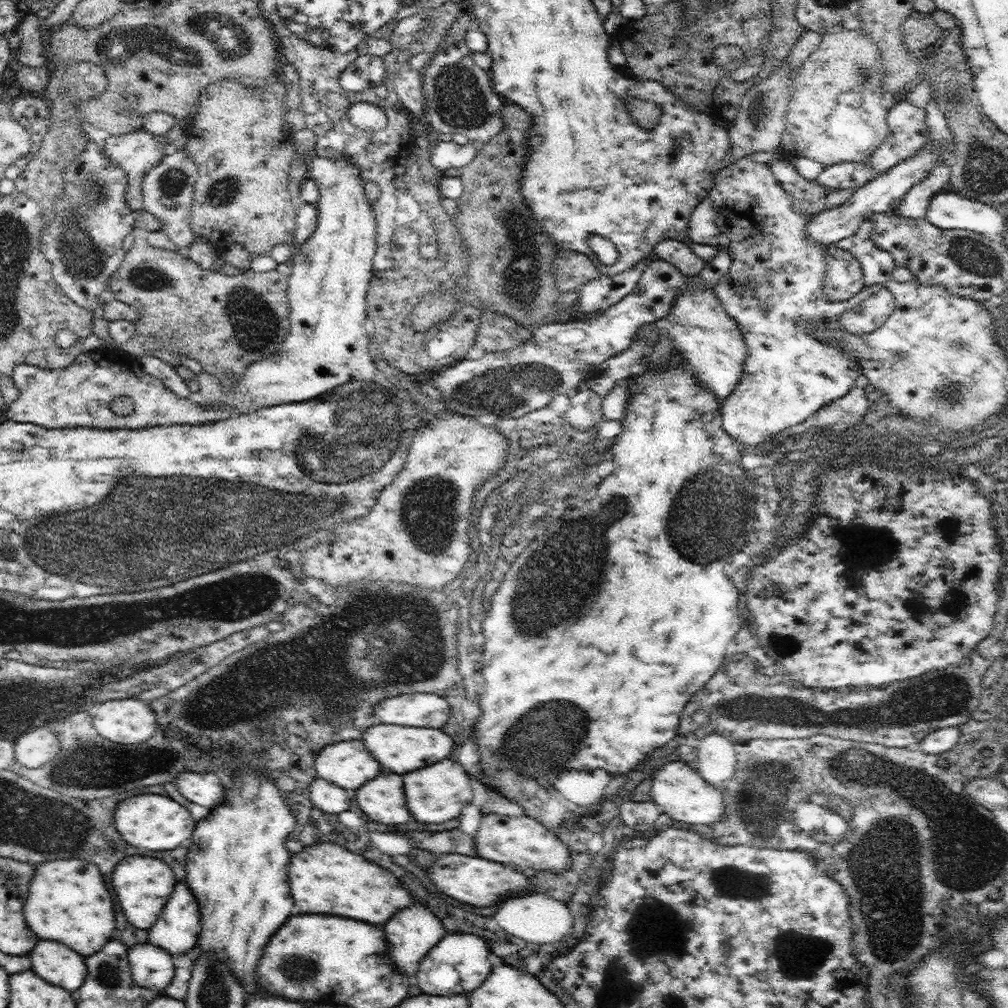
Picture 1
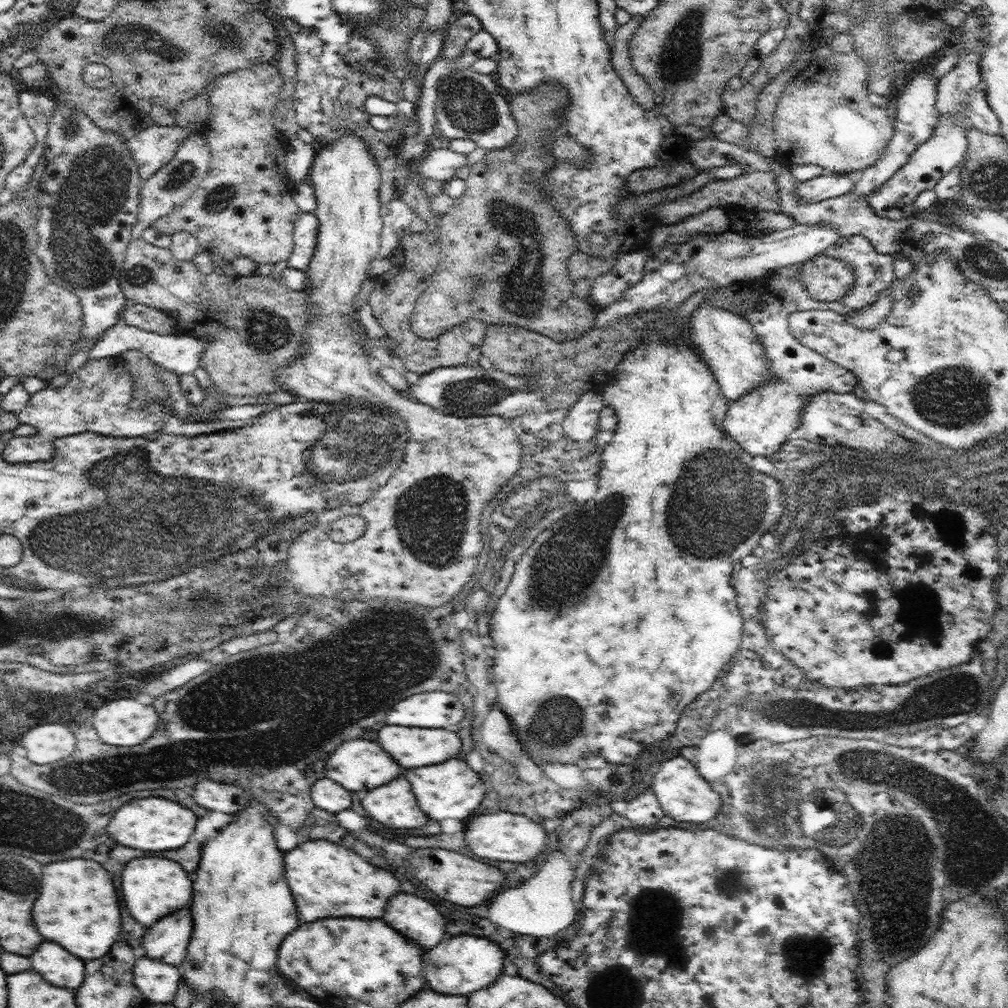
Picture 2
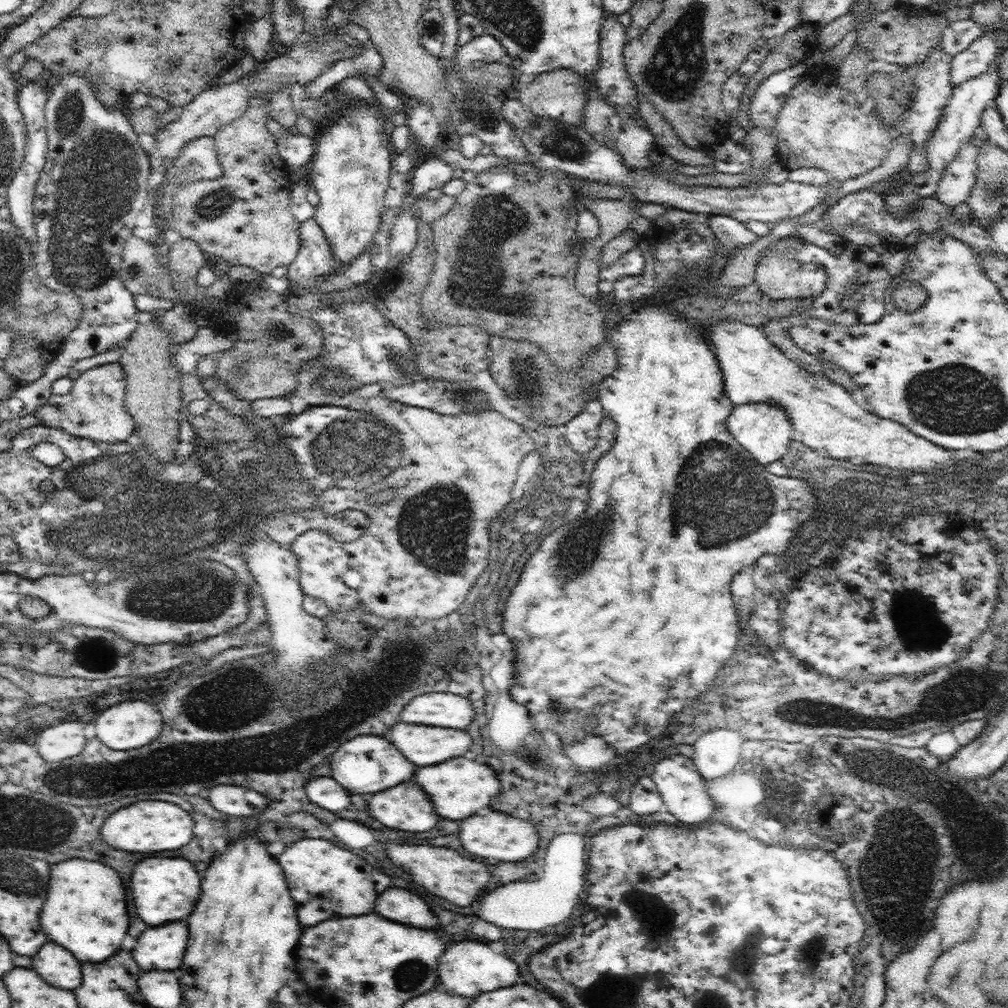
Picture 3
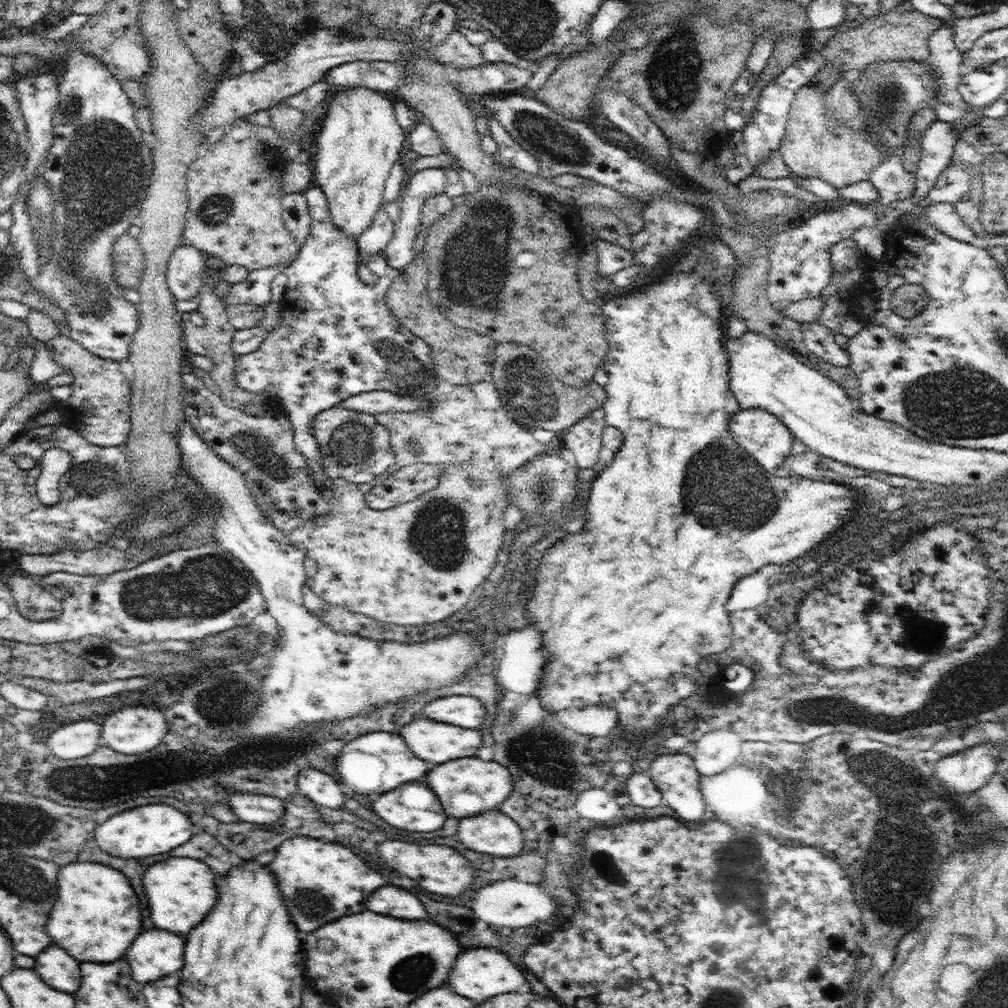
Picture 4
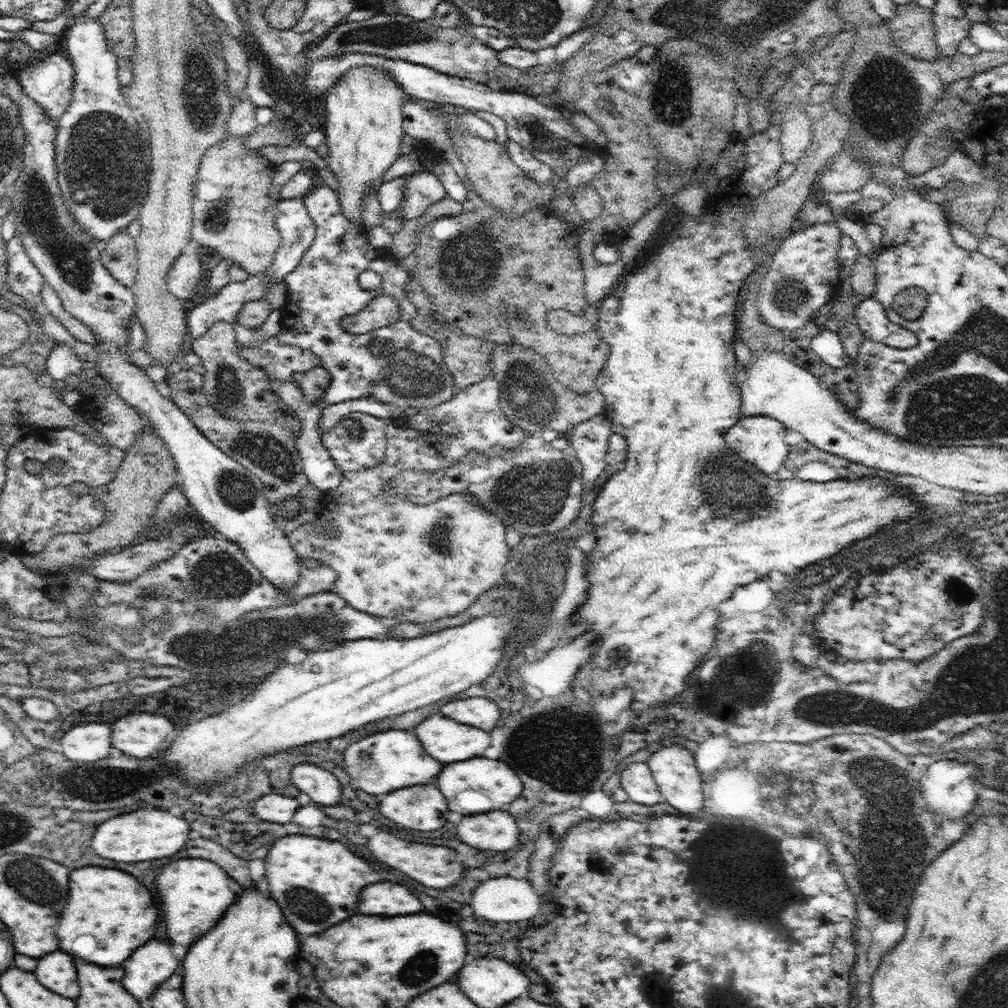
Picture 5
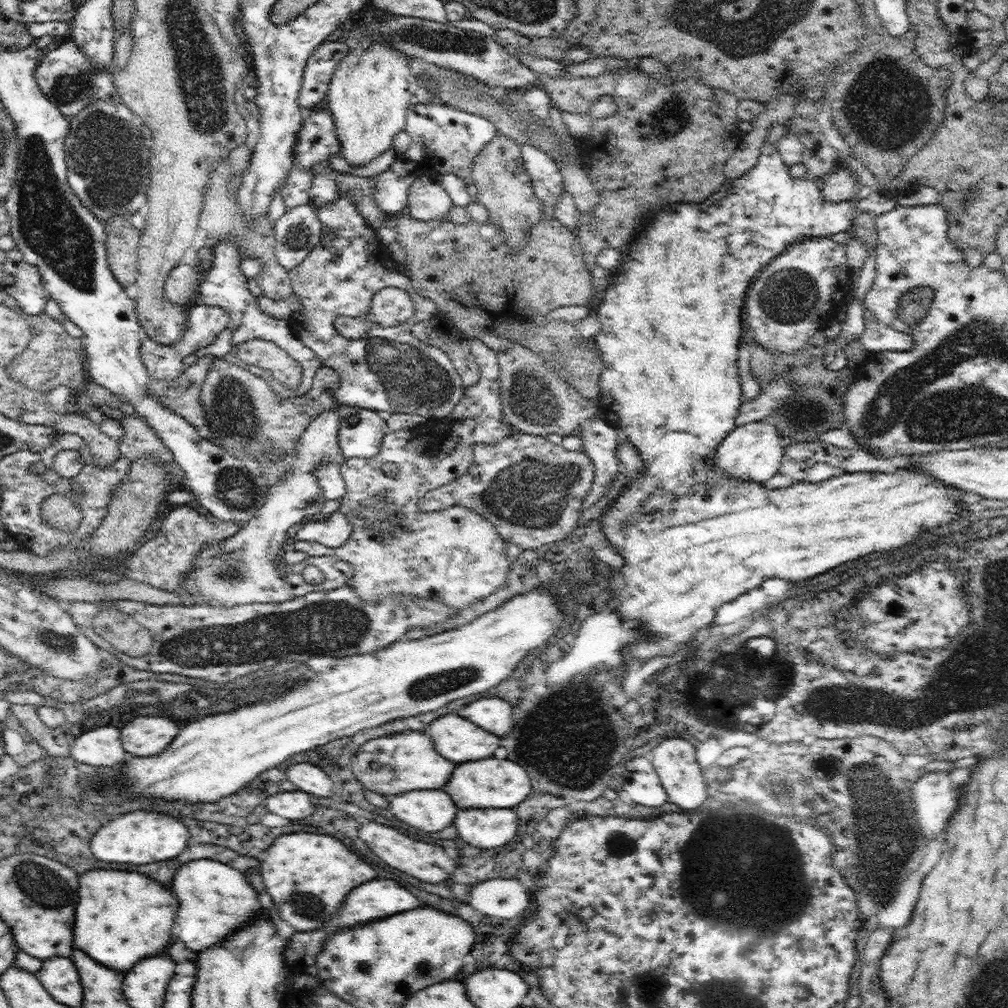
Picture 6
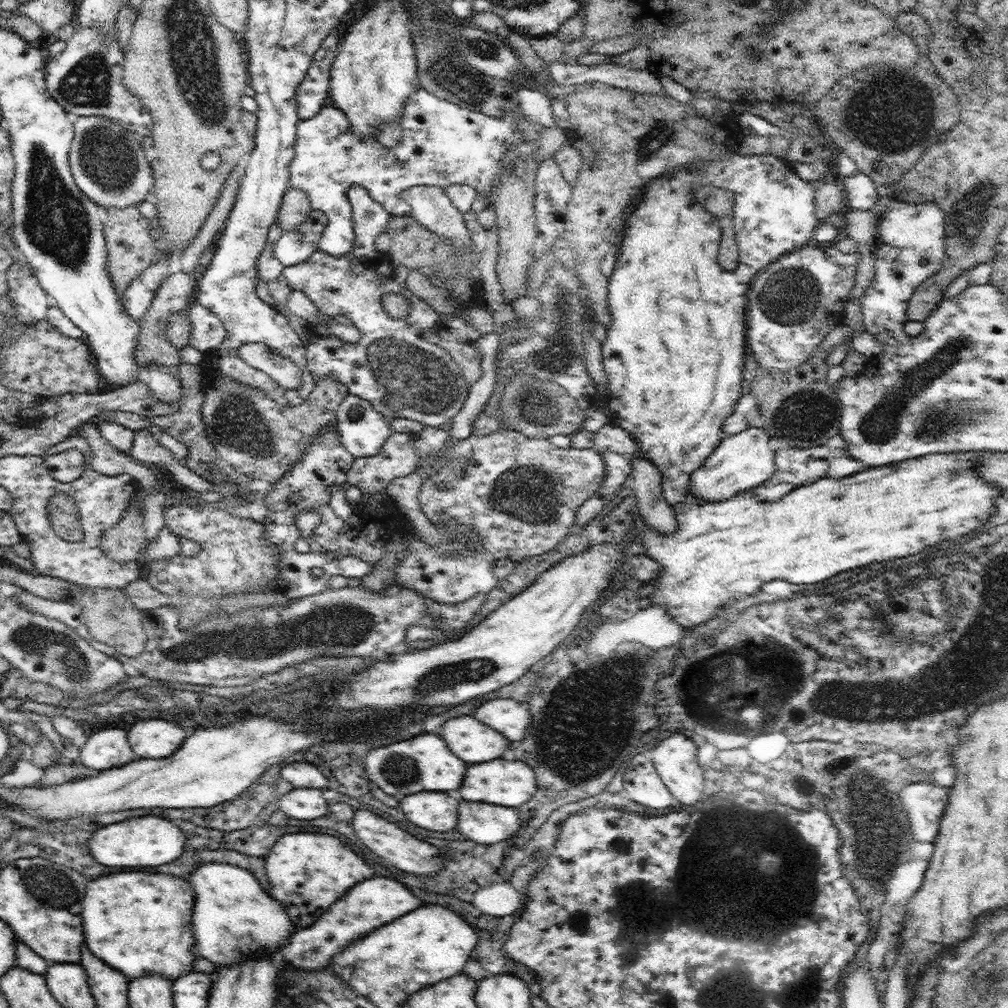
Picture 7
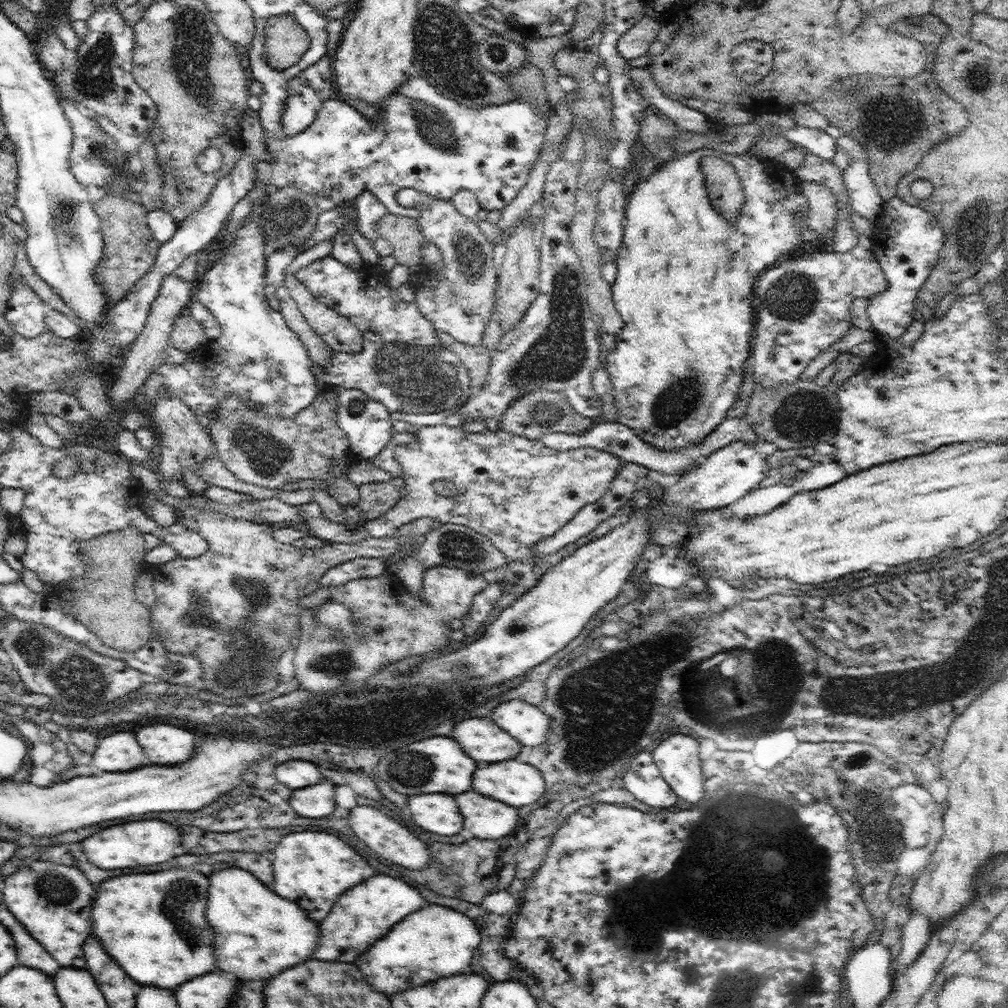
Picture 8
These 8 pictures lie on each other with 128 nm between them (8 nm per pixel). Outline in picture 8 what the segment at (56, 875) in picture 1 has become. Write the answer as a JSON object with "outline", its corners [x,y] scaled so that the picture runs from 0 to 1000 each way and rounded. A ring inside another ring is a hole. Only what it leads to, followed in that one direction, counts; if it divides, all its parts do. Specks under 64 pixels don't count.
{"outline":[[[167,863],[153,867],[123,867],[97,879],[91,913],[101,940],[139,977],[174,982],[179,976],[215,962],[212,934],[194,934],[204,923],[204,867]]]}

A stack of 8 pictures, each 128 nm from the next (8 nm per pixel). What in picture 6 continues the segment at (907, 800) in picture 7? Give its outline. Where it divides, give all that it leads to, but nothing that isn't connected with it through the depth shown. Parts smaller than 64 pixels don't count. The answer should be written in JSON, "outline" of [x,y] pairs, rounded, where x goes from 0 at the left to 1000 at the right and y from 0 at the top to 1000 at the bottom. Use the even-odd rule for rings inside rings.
{"outline":[[[921,766],[907,778],[905,794],[909,800],[911,817],[921,831],[937,825],[938,815],[950,806],[954,782],[942,773],[942,766]]]}

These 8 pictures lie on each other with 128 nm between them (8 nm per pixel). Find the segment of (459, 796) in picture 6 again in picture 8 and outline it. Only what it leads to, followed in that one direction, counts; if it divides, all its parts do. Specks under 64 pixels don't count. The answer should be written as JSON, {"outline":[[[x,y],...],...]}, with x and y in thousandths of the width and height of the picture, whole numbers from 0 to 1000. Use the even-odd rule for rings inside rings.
{"outline":[[[512,754],[474,758],[468,780],[474,788],[486,790],[515,804],[516,800],[533,796],[538,786],[542,786],[538,767],[532,761]]]}

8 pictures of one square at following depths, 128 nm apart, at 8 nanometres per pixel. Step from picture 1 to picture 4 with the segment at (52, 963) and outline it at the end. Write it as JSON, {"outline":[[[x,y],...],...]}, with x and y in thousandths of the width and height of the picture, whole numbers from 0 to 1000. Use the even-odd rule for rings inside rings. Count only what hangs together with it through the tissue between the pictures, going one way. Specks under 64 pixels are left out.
{"outline":[[[48,938],[42,948],[36,950],[34,960],[52,980],[69,986],[79,980],[79,956],[60,938]]]}

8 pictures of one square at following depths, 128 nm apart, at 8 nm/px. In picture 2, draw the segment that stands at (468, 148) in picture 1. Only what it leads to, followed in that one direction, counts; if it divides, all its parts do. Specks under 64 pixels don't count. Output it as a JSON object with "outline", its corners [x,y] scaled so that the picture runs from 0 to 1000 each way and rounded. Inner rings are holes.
{"outline":[[[445,146],[427,149],[421,159],[413,165],[414,174],[438,181],[450,177],[452,170],[464,163],[464,154],[450,151]]]}

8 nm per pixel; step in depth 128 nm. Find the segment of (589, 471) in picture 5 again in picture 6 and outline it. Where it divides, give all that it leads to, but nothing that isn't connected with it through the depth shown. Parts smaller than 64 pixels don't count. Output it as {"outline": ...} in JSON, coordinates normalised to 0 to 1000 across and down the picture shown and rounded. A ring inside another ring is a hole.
{"outline":[[[597,415],[579,417],[572,430],[577,435],[576,446],[581,452],[585,452],[591,464],[587,484],[577,500],[577,506],[581,506],[587,504],[587,501],[601,490],[603,480],[614,469],[615,458],[611,445],[617,432],[611,424]]]}

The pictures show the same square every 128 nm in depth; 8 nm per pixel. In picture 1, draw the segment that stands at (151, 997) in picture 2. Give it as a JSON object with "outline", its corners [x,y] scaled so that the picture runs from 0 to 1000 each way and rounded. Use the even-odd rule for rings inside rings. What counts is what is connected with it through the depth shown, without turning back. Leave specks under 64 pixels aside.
{"outline":[[[146,933],[145,937],[135,937],[127,942],[127,952],[135,976],[157,983],[157,986],[166,984],[174,965],[167,943]]]}

